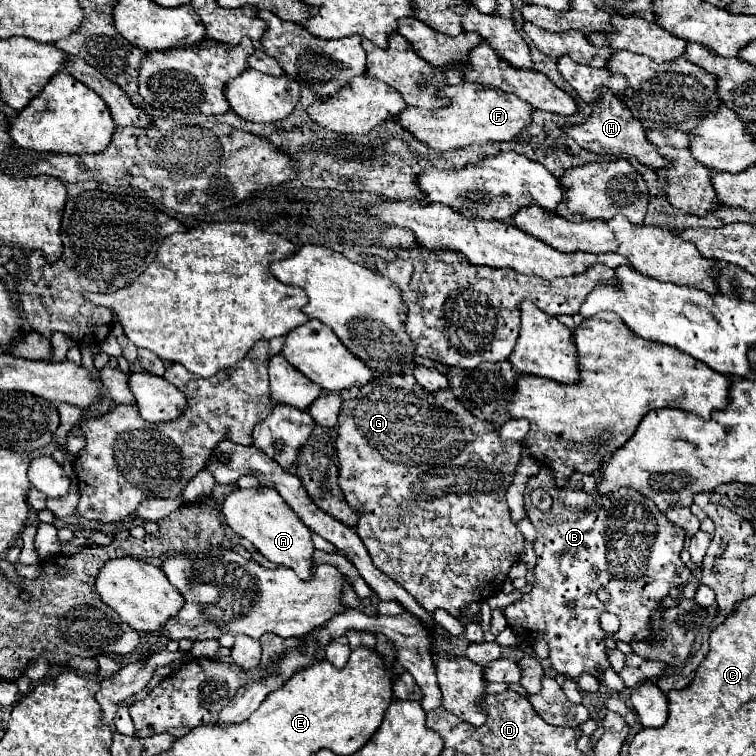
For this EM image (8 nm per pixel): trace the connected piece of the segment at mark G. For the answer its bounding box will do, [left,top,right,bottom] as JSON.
[337,374,525,618]

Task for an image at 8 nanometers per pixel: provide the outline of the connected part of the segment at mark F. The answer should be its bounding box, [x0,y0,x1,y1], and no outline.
[395,80,533,152]

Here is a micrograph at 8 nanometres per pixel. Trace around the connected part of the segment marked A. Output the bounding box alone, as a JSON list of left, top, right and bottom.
[221,486,313,580]

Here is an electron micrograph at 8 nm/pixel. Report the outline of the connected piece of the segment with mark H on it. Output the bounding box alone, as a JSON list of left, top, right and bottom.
[563,88,671,168]

